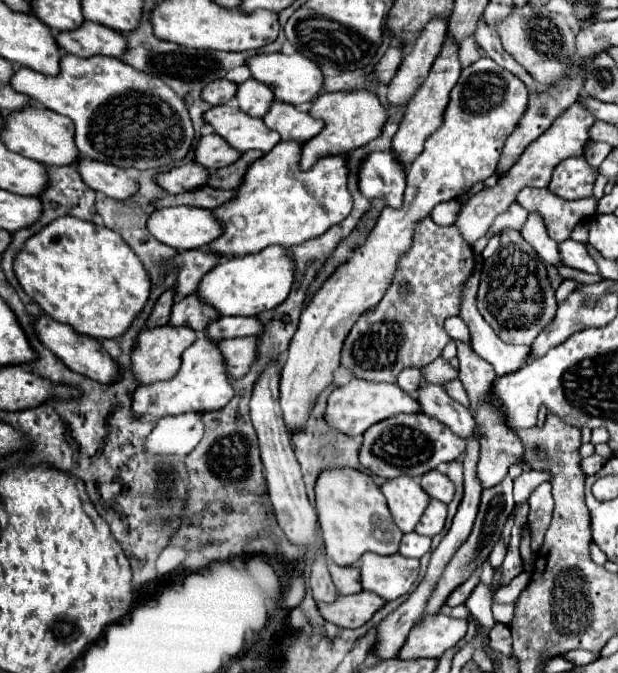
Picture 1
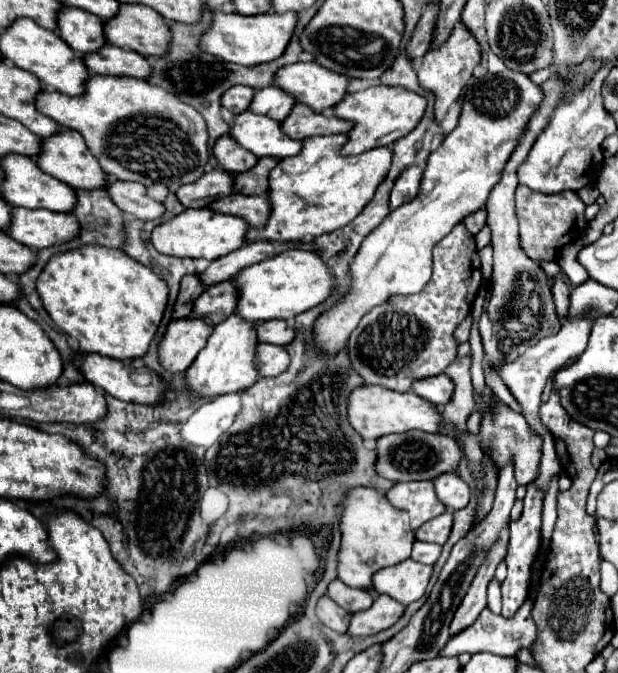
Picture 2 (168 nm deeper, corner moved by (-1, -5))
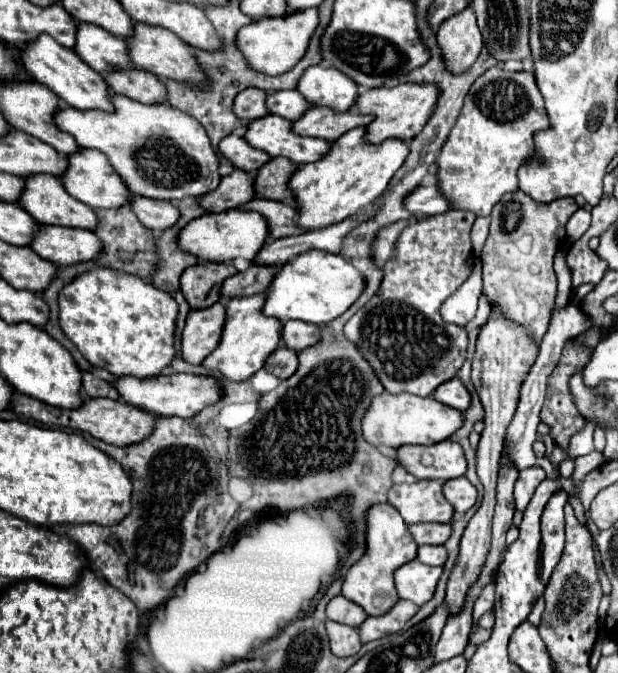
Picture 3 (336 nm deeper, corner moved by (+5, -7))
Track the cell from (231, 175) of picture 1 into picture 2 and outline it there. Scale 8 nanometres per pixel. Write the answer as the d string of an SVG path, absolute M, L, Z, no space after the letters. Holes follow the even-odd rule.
M260 158L258 164L242 174L234 176L234 192L246 196L260 196L268 192L268 174L278 164L276 158Z

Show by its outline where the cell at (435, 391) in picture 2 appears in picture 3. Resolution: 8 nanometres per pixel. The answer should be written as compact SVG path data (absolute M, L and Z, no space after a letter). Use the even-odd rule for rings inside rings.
M452 378L444 384L440 384L434 394L432 394L438 402L450 406L450 408L456 408L456 410L466 410L470 406L470 394L468 390L464 388L464 384L458 380L458 378Z

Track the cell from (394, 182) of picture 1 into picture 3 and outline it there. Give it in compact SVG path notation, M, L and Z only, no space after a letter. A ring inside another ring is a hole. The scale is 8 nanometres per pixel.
M418 186L410 194L406 194L402 206L414 216L434 216L446 212L446 198L442 198L442 192L436 186Z

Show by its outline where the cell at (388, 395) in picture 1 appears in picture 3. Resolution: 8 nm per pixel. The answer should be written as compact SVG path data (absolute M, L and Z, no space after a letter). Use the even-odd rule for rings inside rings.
M378 394L372 398L368 410L362 416L362 436L368 444L398 448L402 444L436 444L462 426L462 412L434 398L420 398L412 394Z

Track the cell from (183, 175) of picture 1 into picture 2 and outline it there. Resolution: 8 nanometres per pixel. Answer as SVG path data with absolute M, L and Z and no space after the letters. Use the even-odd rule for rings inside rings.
M214 168L214 170L206 172L196 184L186 184L186 186L178 188L176 196L186 208L204 208L224 196L230 196L232 180L234 180L234 174L230 174L222 168Z

